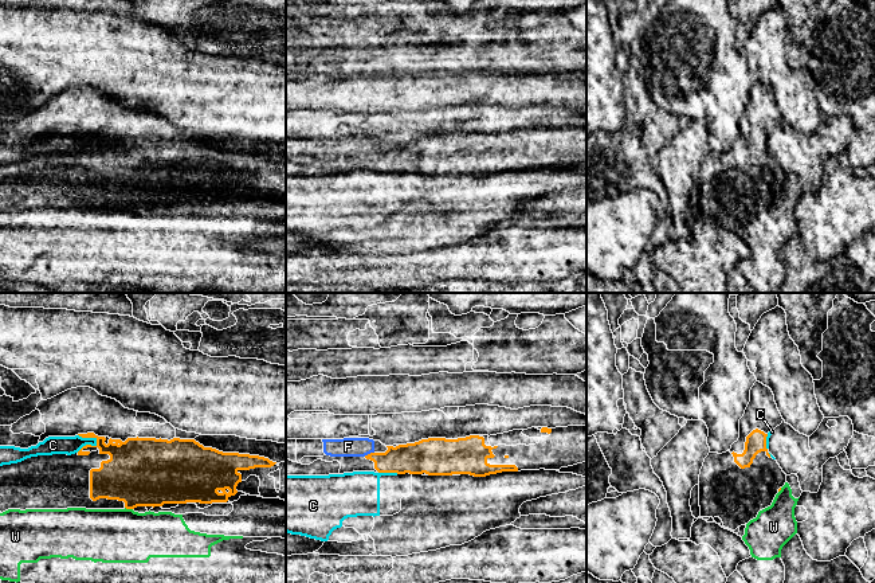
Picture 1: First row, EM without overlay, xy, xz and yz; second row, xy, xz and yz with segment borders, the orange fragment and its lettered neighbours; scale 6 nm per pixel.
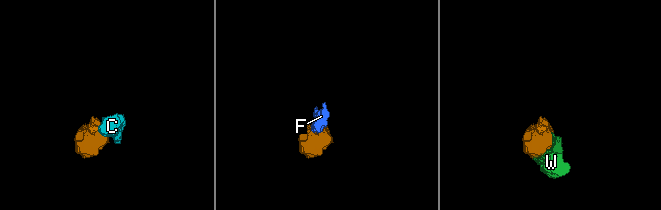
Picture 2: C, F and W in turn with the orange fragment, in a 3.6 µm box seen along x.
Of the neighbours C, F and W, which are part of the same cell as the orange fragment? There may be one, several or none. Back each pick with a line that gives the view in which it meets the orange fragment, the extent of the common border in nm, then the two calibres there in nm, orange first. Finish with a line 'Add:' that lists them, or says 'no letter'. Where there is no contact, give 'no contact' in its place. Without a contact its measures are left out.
F: meets orange in xz; contact 70 nm long; 180 nm thick on the orange side, 110 nm on the other
Add: F

